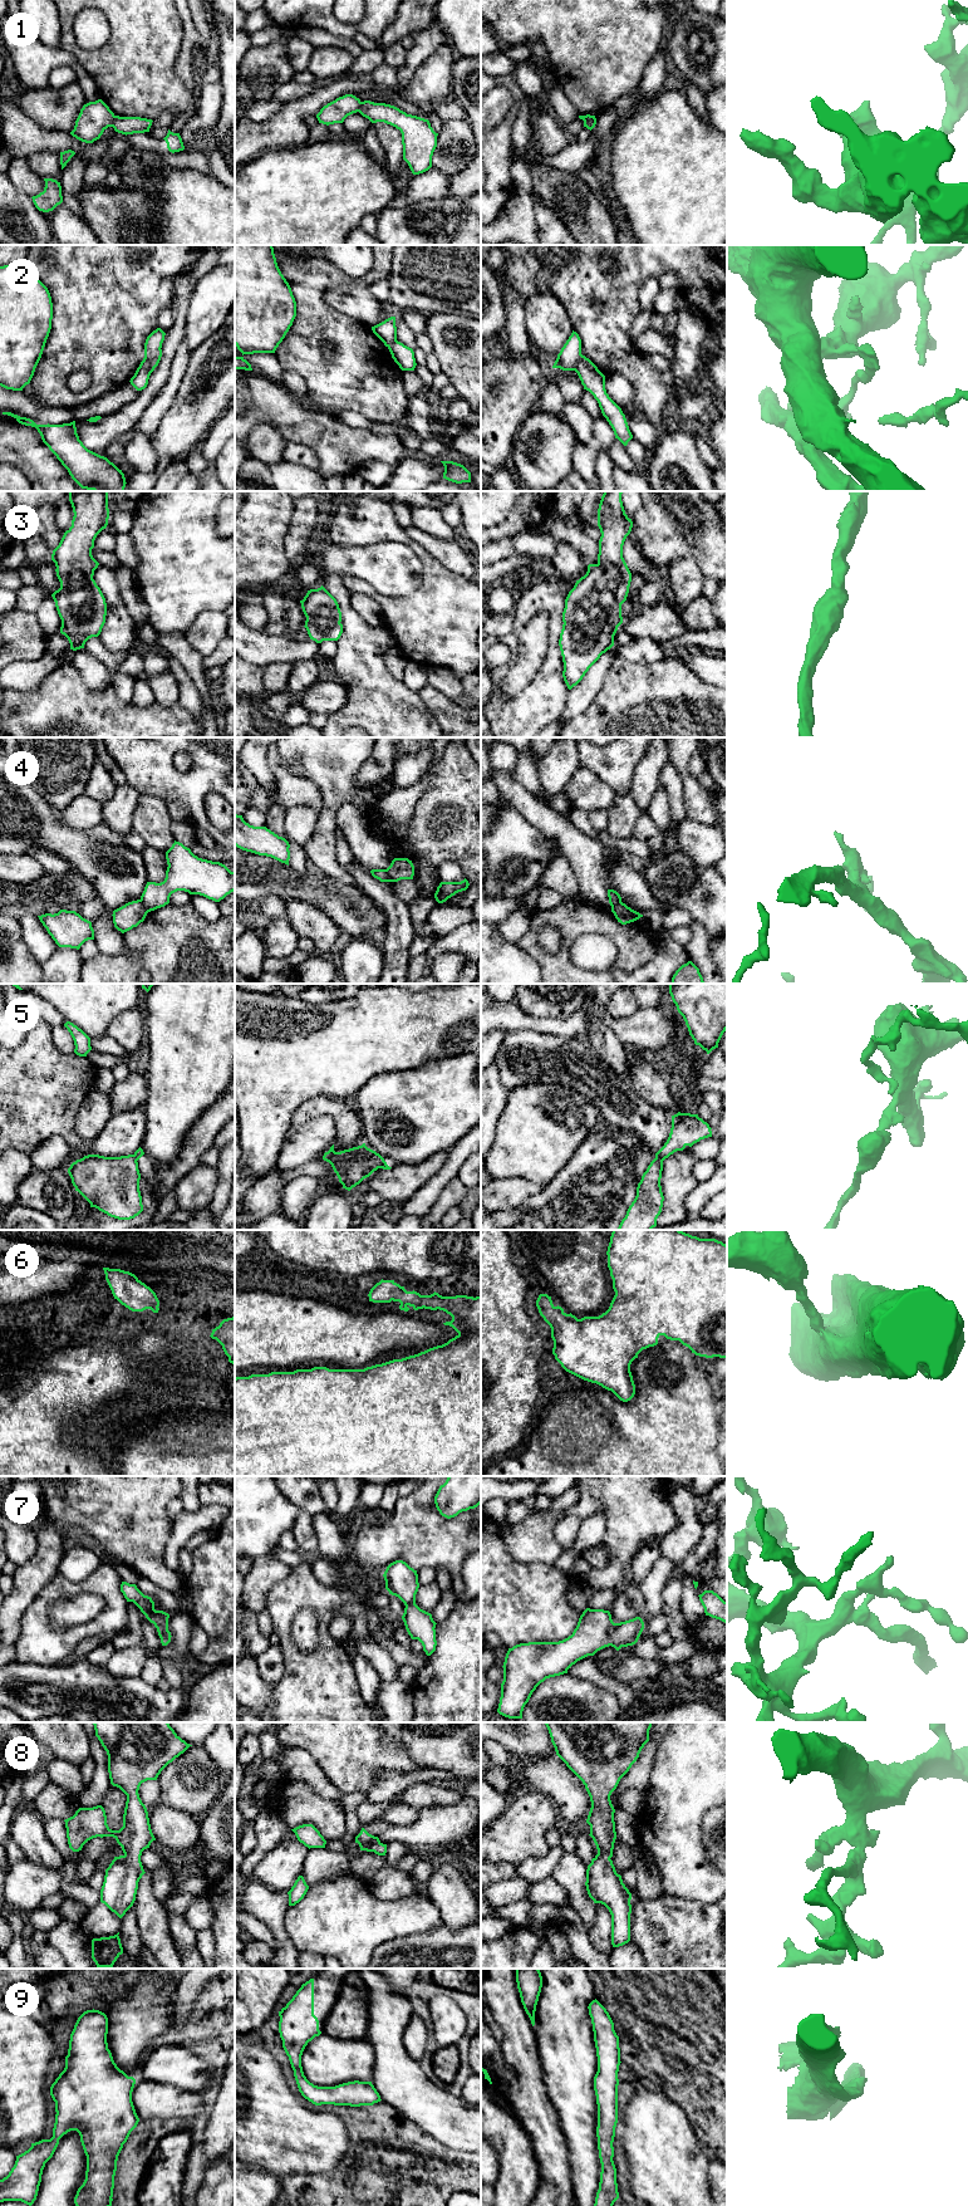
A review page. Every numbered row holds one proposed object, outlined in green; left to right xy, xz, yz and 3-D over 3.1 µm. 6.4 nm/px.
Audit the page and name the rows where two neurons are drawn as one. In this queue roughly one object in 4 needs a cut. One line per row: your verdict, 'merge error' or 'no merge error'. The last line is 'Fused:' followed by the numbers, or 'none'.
1: merge error
2: merge error
3: no merge error
4: merge error
5: merge error
6: no merge error
7: no merge error
8: no merge error
9: no merge error
Fused: 1, 2, 4, 5

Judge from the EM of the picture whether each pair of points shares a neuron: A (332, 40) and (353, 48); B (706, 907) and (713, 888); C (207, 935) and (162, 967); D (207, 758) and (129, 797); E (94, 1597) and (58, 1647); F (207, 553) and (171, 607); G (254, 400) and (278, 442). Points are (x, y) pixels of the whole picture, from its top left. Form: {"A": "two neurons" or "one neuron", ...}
{"A": "one neuron", "B": "one neuron", "C": "one neuron", "D": "two neurons", "E": "one neuron", "F": "one neuron", "G": "two neurons"}

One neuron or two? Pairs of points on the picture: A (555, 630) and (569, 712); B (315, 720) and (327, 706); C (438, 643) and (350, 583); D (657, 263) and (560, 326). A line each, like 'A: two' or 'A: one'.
A: two
B: two
C: one
D: two

